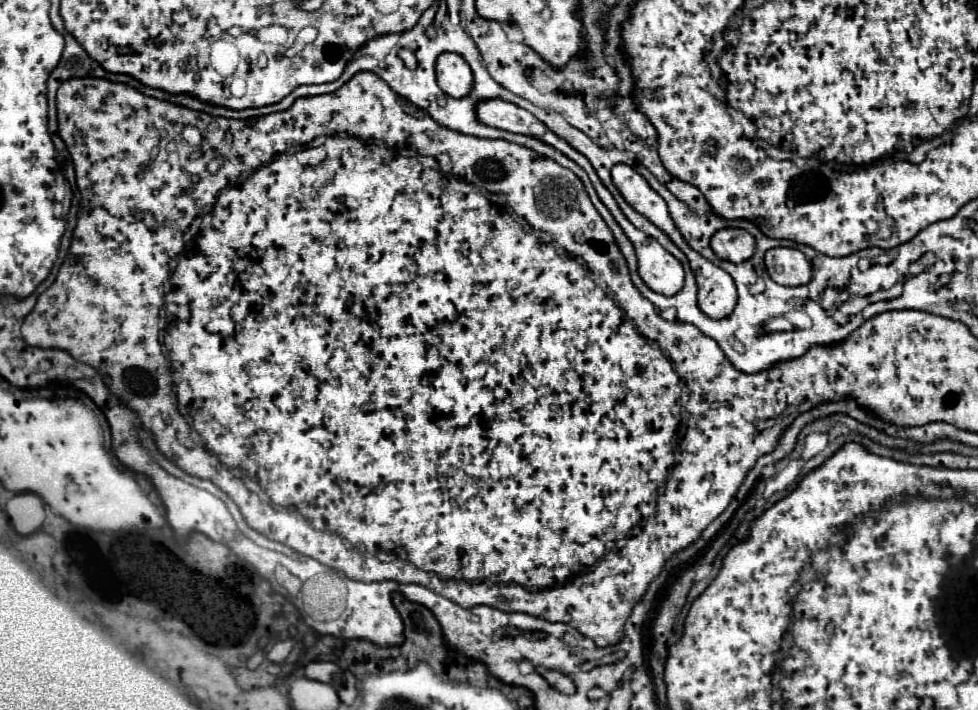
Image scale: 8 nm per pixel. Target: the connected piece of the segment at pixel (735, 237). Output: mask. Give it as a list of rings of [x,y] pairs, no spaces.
[[[724,228],[712,236],[712,250],[718,258],[730,262],[744,262],[756,252],[756,240],[742,228]]]

